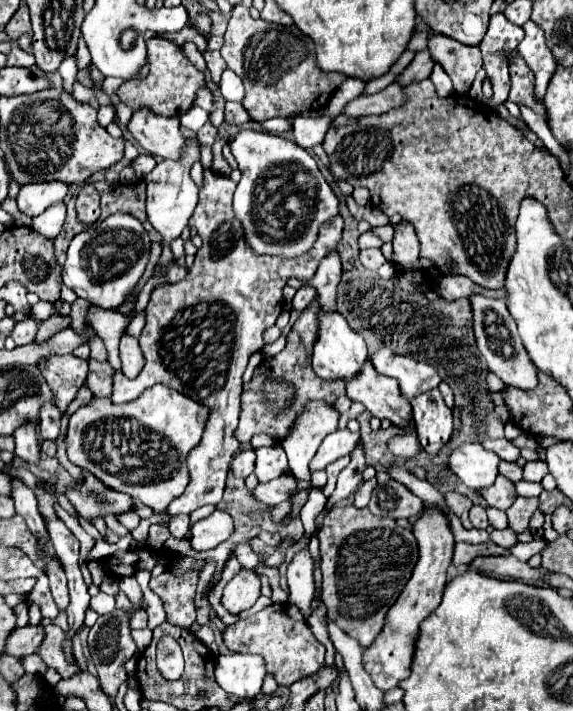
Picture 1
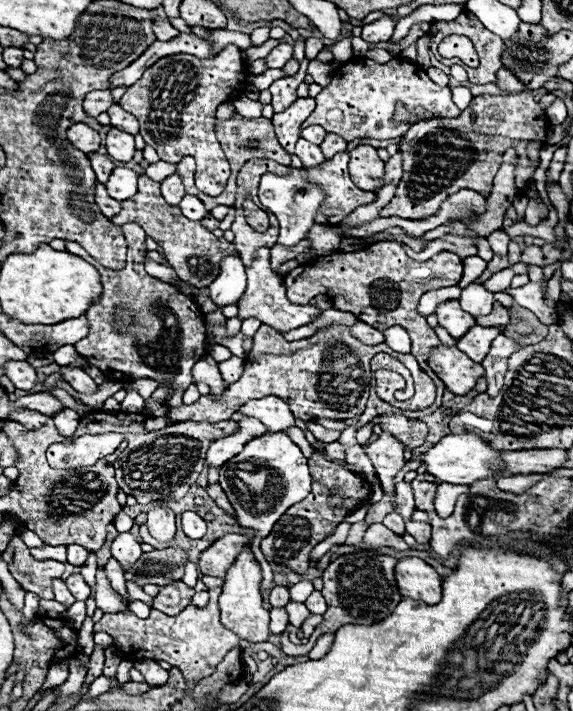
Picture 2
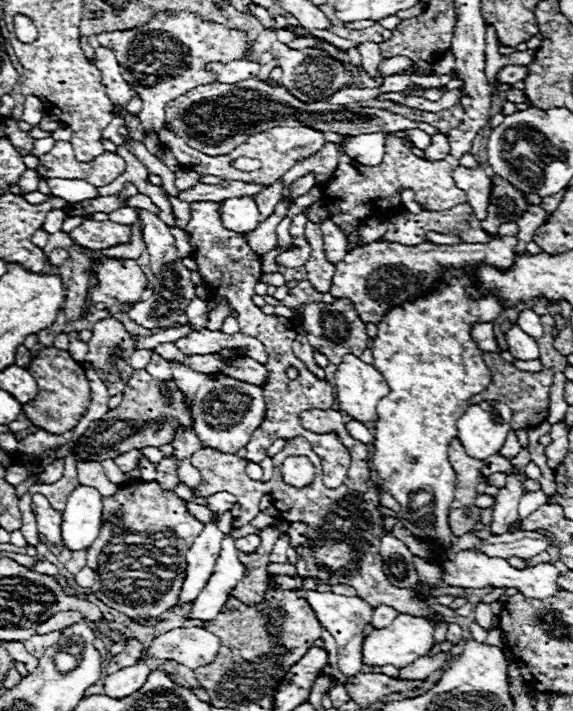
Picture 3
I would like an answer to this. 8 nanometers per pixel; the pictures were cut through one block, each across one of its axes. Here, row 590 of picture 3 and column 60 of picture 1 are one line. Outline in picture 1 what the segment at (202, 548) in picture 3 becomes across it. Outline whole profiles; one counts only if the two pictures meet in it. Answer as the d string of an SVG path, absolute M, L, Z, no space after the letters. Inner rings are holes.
M52 180L52 182L38 182L38 184L24 184L20 186L18 192L18 208L34 218L38 214L42 214L50 204L54 202L62 202L68 194L68 186L60 180Z

